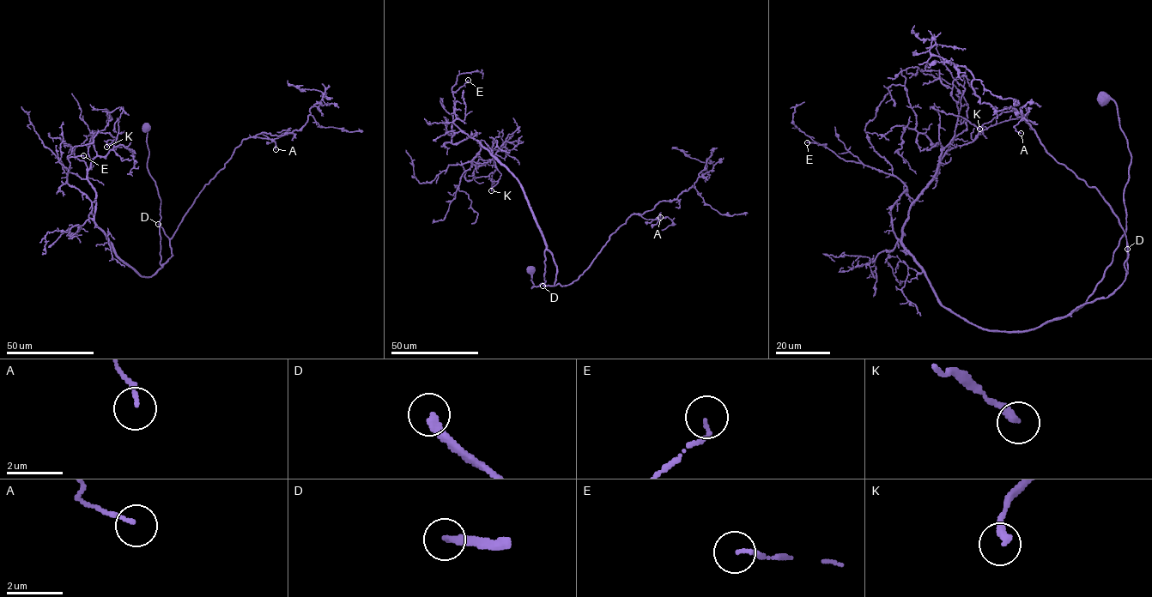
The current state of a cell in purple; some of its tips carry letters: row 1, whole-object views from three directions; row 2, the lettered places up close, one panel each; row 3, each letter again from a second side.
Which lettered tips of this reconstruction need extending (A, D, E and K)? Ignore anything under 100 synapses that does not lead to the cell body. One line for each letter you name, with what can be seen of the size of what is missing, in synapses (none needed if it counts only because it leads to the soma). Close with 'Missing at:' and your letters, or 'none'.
D: Roughly 250 synapses
Missing at: D

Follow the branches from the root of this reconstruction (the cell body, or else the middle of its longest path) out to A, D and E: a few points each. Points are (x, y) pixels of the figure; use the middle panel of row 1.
A: (532, 268), (531, 288), (545, 285), (547, 250), (556, 266), (554, 285), (566, 286), (632, 214), (660, 217)
D: (532, 268), (531, 288), (545, 285), (544, 251), (550, 252), (556, 266), (555, 280), (553, 286), (542, 286)
E: (532, 268), (531, 288), (545, 285), (545, 239), (519, 182), (476, 134), (451, 142), (452, 92), (468, 80)

